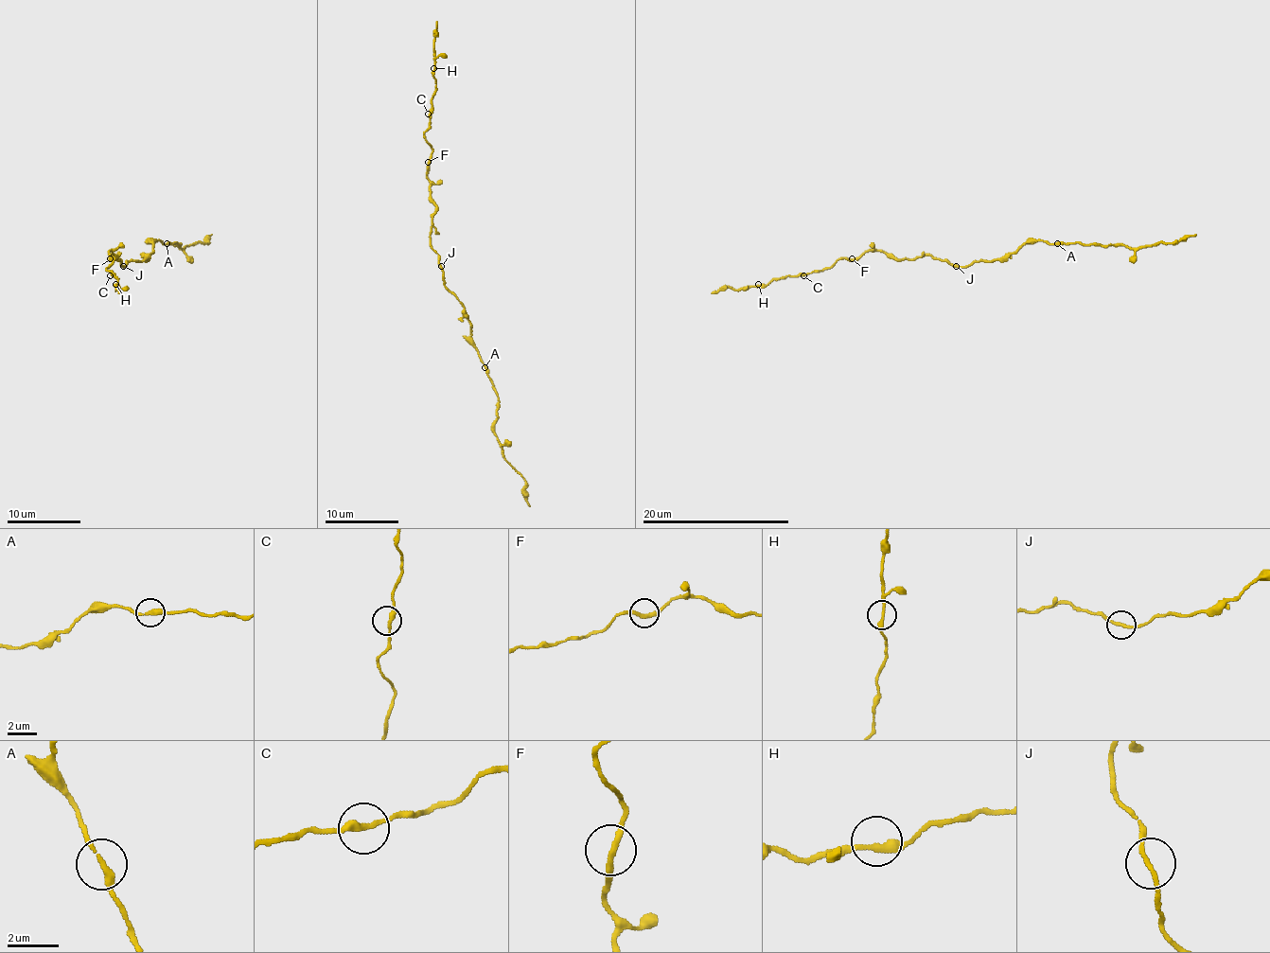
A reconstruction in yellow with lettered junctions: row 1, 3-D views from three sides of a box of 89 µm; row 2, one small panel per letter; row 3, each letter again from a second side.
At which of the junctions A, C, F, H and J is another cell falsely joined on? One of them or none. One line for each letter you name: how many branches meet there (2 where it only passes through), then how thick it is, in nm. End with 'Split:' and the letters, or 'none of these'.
A: 2 branches meet; 280 nm thick
Split: A

